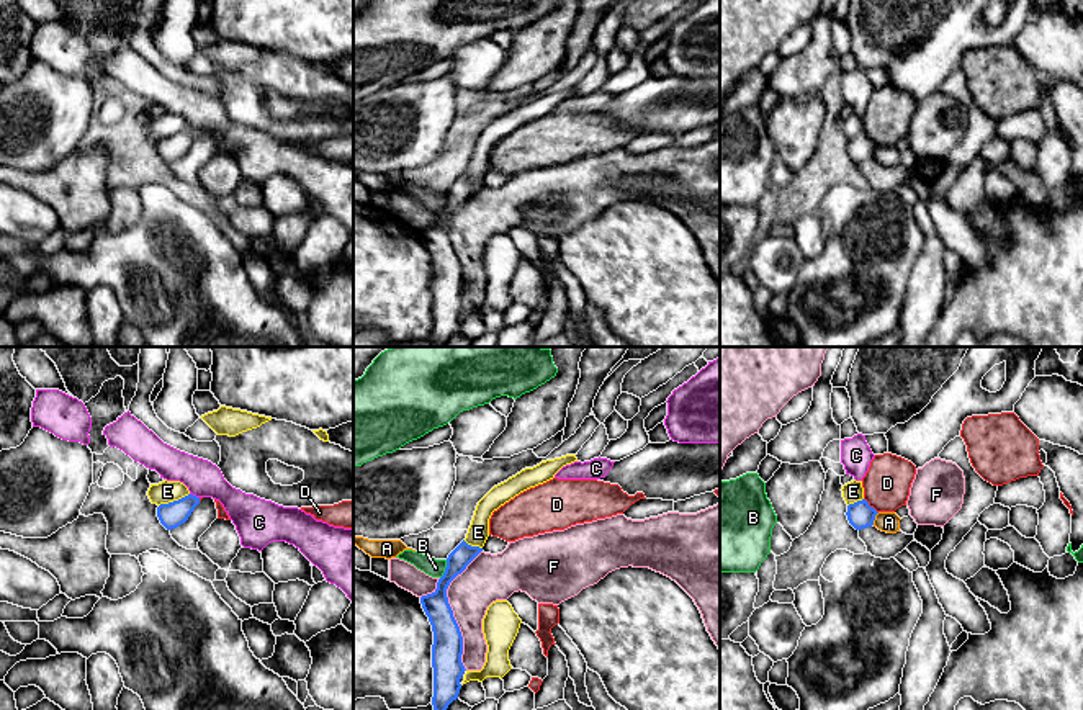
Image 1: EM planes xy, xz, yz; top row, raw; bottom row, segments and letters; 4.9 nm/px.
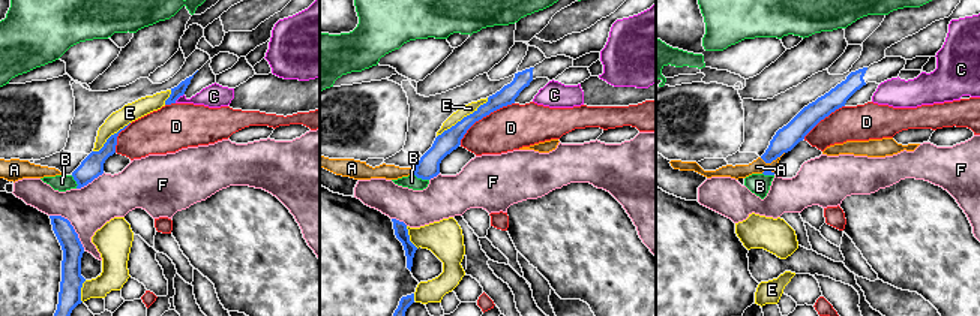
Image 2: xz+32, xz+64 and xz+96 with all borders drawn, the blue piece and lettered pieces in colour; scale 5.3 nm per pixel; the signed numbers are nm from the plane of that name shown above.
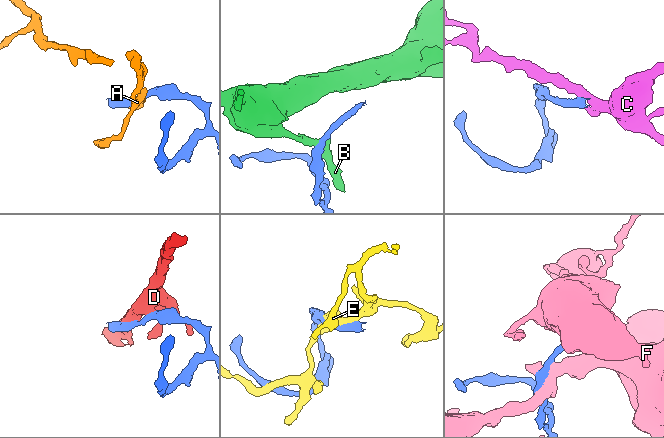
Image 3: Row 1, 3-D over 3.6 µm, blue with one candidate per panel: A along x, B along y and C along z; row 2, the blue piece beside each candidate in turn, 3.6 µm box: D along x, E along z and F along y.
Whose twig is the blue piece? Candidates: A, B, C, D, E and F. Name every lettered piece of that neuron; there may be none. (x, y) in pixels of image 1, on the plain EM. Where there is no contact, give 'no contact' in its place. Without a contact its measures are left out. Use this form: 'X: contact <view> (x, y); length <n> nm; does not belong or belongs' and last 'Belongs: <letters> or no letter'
A: contact yz (874, 152); length 70 nm; does not belong
B: contact xz (445, 203); length 100 nm; does not belong
C: contact xy (195, 130); length 50 nm; does not belong
D: contact yz (869, 139); length 100 nm; belongs
E: contact xy (174, 134); length 170 nm; does not belong
F: contact xz (452, 244); length 600 nm; does not belong
Belongs: D

